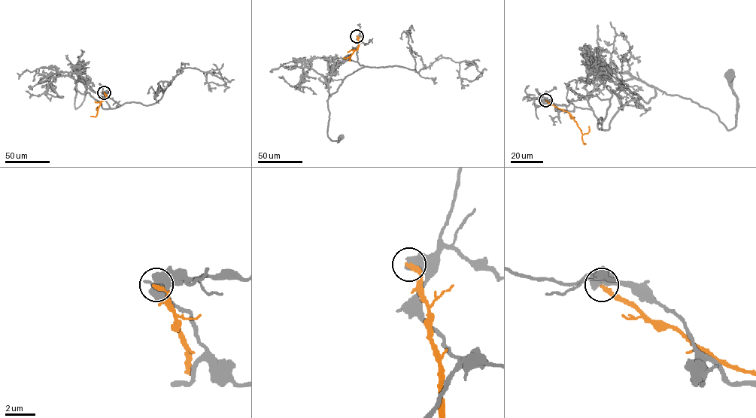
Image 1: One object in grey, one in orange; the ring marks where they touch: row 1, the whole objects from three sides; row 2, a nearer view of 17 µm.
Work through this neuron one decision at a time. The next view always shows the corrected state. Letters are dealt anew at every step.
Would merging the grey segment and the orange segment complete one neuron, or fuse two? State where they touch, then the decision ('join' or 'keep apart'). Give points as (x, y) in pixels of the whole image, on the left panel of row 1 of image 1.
at (104, 92); keep apart

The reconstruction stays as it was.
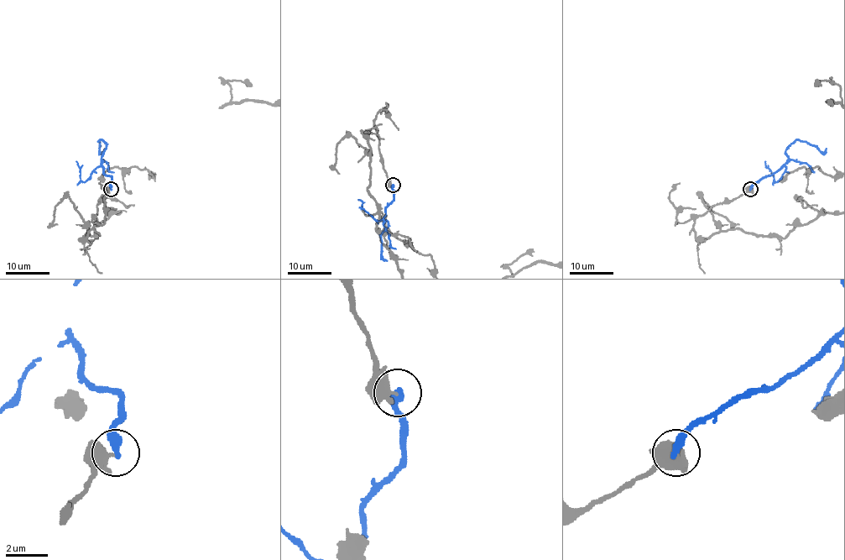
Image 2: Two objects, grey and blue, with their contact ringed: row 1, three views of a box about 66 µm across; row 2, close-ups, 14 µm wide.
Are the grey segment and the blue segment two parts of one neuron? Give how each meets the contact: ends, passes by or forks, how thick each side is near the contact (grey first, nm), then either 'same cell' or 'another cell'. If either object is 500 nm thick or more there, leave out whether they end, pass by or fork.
grey passes by; blue ends; calibres 320 and 420 nm; another cell

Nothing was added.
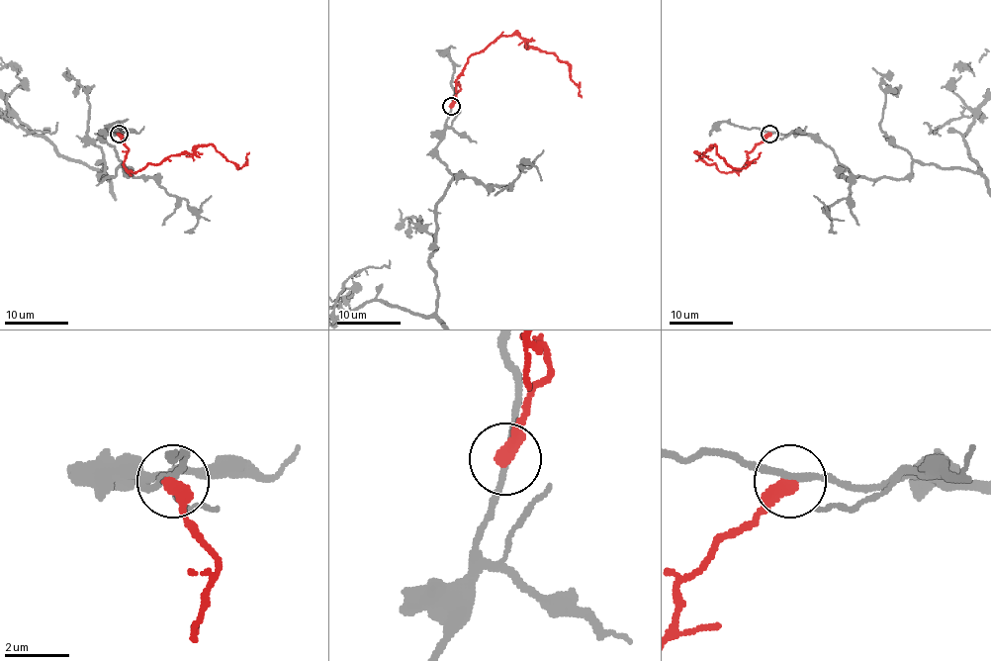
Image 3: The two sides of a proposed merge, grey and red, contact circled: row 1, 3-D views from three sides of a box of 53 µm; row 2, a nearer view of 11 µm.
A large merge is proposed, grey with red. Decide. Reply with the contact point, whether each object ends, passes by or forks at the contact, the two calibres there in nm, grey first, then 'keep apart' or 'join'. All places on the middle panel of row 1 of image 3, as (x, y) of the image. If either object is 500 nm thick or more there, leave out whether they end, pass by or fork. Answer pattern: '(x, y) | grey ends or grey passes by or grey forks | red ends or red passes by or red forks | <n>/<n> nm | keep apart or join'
(451, 106) | grey passes by | red ends | 190/480 nm | keep apart

